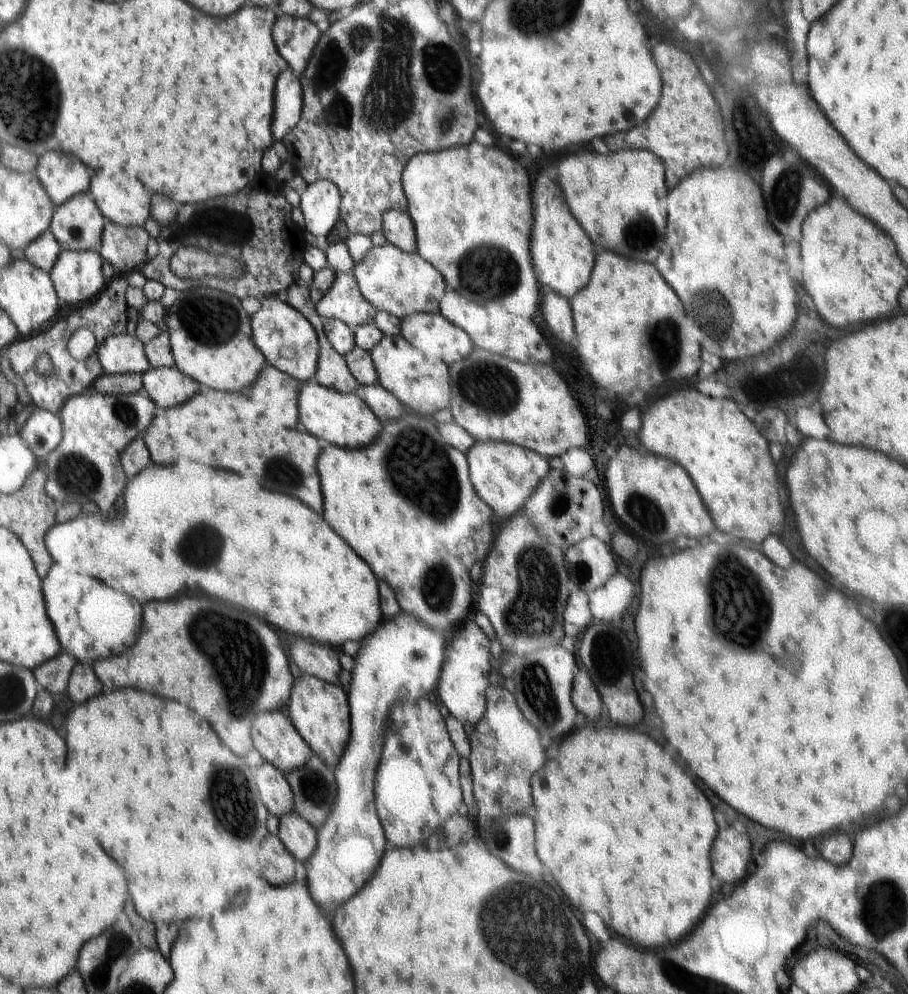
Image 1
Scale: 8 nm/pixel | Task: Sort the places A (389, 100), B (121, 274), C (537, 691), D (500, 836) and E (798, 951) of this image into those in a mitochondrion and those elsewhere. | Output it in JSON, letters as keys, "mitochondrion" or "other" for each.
{"A":"mitochondrion","B":"other","C":"mitochondrion","D":"mitochondrion","E":"other"}

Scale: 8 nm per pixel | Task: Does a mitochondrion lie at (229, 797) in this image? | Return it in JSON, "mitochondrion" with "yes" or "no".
{"mitochondrion":"yes"}

